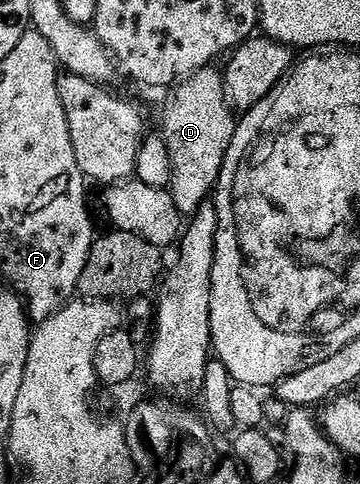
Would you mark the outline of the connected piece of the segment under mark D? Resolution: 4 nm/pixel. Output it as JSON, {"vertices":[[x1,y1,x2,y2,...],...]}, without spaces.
{"vertices":[[214,67,201,69,191,77,182,78,169,93,170,98,162,109,160,130,170,156,168,188,178,212,193,215,213,194,220,179,228,147,234,138,236,113,226,100,226,78,219,70,217,73]]}

